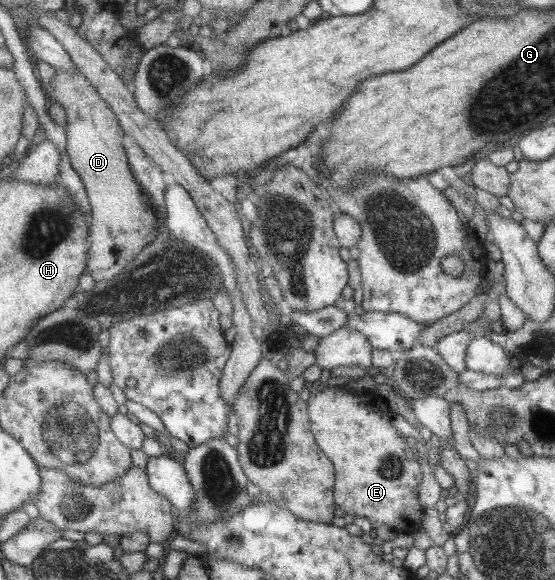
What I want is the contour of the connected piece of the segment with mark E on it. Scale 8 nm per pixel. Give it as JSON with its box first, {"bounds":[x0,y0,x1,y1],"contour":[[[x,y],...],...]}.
{"bounds":[306,386,425,534],"contour":[[[339,386],[321,387],[306,401],[309,431],[315,437],[319,449],[333,463],[335,473],[333,501],[336,507],[342,509],[344,513],[367,519],[373,525],[373,529],[379,525],[387,525],[395,532],[413,534],[421,531],[421,515],[425,509],[420,506],[417,499],[421,470],[405,438],[391,427],[394,413],[383,401],[381,397],[375,395],[369,397],[353,395]]]}

